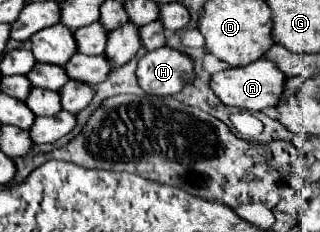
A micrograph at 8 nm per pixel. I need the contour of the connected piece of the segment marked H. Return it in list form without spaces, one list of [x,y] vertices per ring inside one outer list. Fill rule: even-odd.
[[[169,46],[147,52],[135,74],[141,90],[151,96],[173,96],[195,78],[191,58]]]

